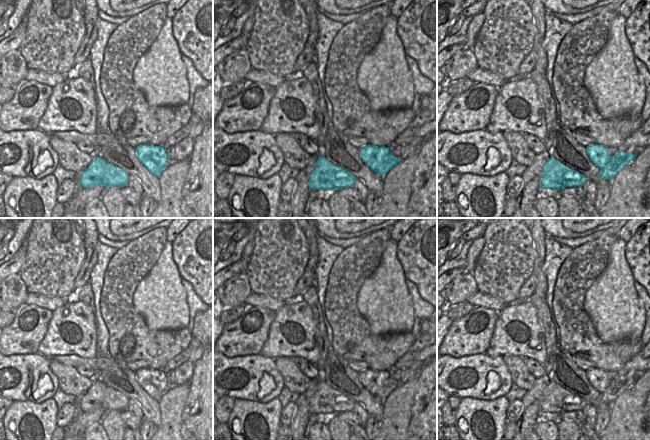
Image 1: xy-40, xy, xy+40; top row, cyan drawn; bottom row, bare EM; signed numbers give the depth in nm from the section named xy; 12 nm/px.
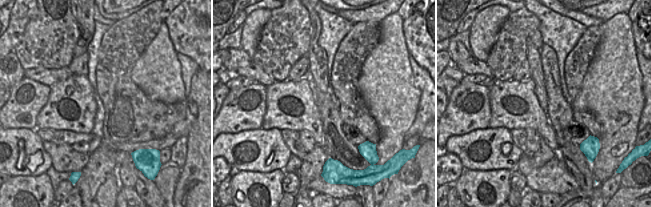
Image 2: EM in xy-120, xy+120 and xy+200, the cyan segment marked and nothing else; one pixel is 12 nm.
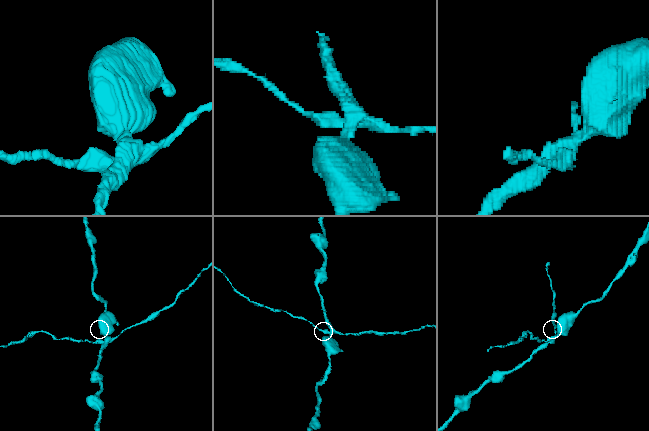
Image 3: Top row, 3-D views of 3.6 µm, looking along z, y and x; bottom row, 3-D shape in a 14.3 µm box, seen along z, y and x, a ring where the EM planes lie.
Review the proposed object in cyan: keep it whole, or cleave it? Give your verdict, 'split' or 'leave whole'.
split

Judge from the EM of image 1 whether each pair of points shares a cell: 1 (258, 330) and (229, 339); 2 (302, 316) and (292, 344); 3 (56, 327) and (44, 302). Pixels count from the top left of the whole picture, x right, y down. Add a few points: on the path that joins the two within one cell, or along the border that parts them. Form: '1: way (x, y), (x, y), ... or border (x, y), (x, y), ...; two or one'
1: way (251, 333), (236, 339); one
2: way (298, 323), (292, 337); one
3: border (66, 299), (52, 311); two

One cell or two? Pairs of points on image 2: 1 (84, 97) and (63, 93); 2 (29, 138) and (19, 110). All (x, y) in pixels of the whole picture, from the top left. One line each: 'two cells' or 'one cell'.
1: one cell
2: two cells

